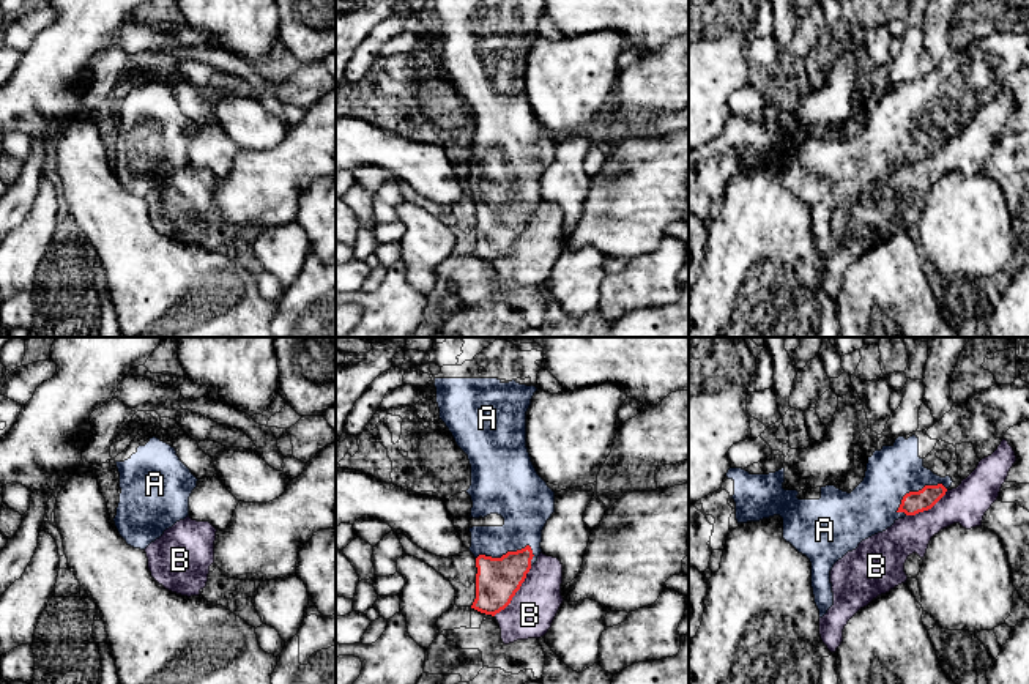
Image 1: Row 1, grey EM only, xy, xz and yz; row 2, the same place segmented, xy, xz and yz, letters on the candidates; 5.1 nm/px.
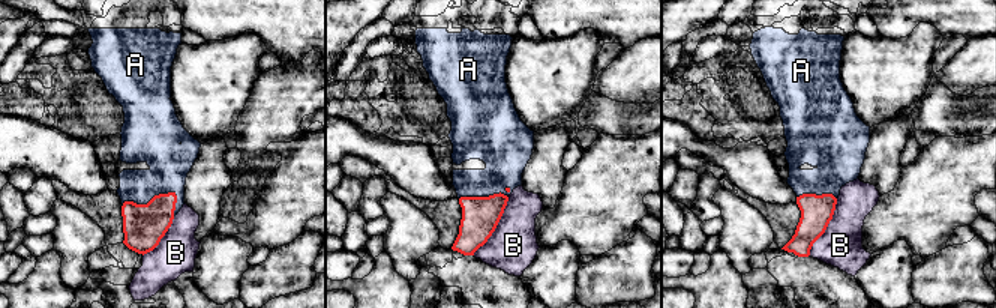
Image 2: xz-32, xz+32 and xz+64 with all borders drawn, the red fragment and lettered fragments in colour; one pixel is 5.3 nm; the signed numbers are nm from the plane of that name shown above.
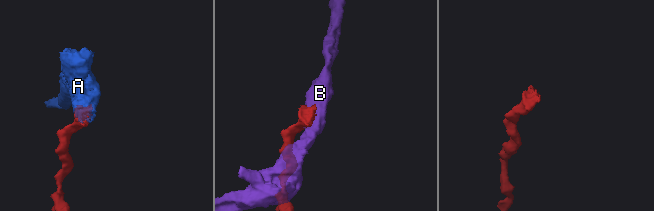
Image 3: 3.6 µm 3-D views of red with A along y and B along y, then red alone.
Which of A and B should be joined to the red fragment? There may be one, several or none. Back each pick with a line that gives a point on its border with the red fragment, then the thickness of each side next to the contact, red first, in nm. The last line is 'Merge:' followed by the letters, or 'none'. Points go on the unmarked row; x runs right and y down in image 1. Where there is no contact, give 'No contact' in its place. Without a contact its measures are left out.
A: Touches red at xz (508, 199). Thickness 220 nm (red) against 260 nm
Merge: A

